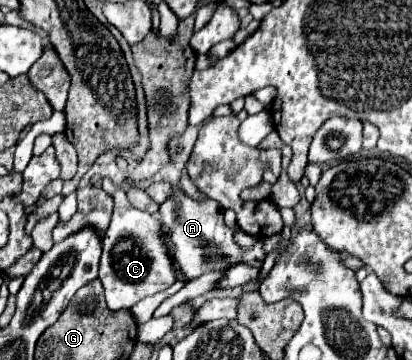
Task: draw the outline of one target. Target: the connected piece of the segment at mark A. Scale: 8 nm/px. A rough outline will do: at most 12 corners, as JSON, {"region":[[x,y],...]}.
{"region":[[180,188],[160,206],[188,280],[246,262],[262,268],[262,244],[242,252],[214,200]]}

